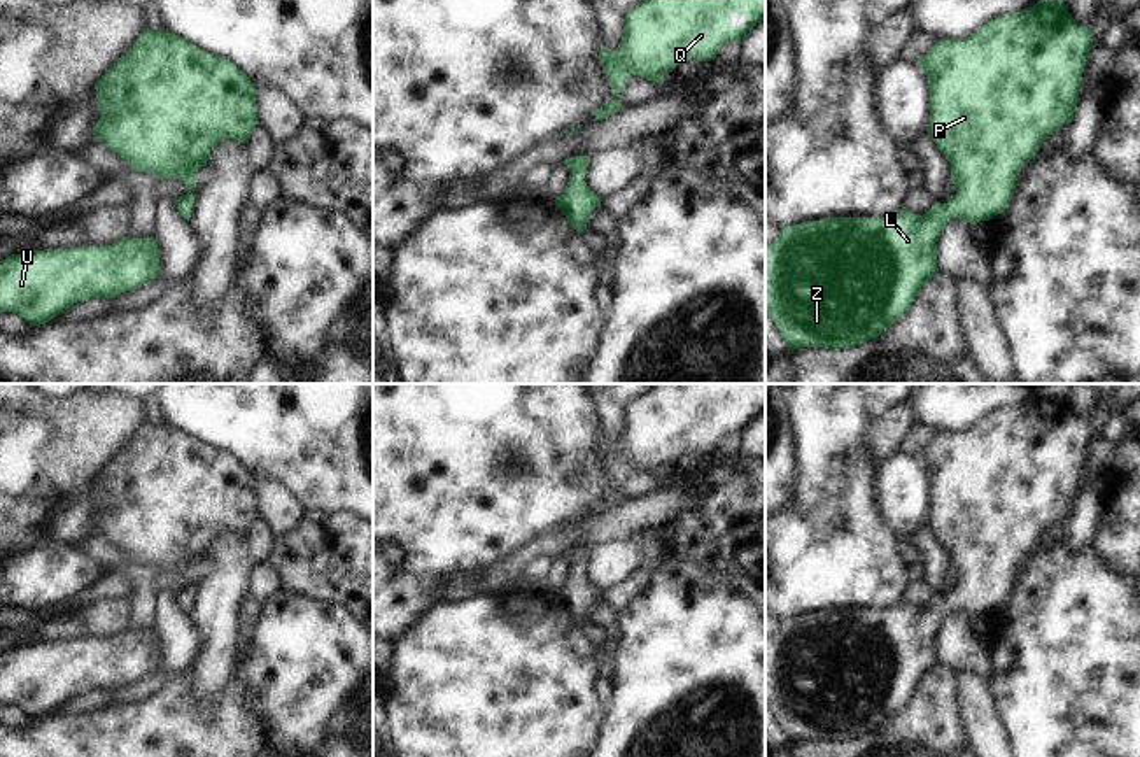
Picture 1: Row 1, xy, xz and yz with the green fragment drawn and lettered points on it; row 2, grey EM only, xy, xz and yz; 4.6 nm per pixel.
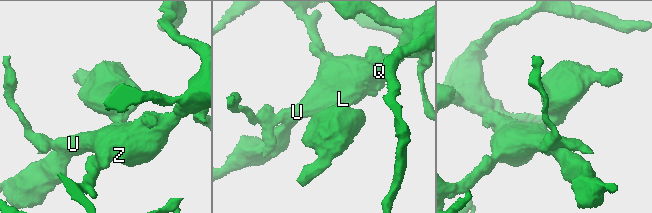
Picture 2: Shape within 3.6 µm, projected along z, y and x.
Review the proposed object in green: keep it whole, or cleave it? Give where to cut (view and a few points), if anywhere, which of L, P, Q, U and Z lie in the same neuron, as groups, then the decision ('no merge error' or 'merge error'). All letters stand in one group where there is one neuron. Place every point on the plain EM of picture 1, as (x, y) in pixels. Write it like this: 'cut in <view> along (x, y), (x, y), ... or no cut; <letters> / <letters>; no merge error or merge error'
no cut; L P Q U Z; no merge error

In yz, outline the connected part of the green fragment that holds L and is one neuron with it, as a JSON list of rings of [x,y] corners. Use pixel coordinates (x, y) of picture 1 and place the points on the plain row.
[[[1049,391],[991,412],[965,431],[937,433],[926,447],[918,449],[930,478],[928,526],[951,555],[956,585],[946,596],[935,594],[923,608],[902,601],[888,610],[827,610],[783,620],[765,640],[765,704],[786,741],[856,739],[876,732],[905,708],[919,682],[939,664],[937,634],[946,617],[954,610],[977,617],[1002,606],[1014,591],[1021,559],[1037,547],[1049,526],[1072,513],[1091,440],[1091,417],[1079,419],[1063,393]]]

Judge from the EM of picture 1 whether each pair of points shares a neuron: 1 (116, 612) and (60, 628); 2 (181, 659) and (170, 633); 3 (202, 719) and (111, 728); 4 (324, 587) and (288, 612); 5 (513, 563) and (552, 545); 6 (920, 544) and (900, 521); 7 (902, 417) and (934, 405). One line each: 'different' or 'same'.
1: same
2: same
3: same
4: different
5: same
6: different
7: different

